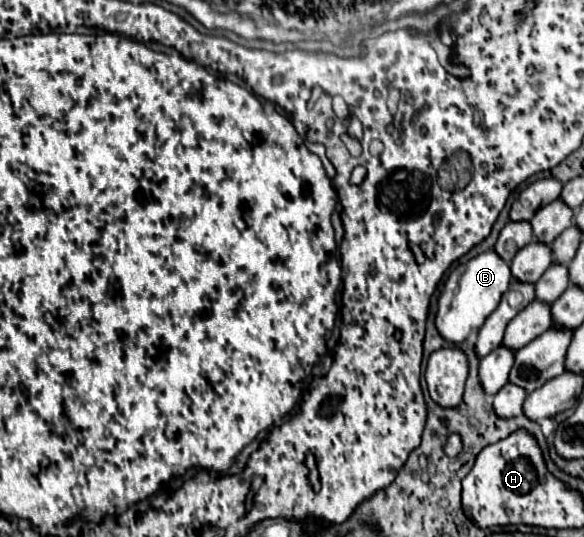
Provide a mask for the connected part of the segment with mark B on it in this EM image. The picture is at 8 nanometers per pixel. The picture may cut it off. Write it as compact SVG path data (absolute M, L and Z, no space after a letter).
M494 251L480 253L470 261L452 269L448 279L444 281L444 289L438 297L438 313L436 313L436 329L448 343L462 343L474 329L480 329L488 315L498 307L502 295L510 285L510 265L500 259Z

